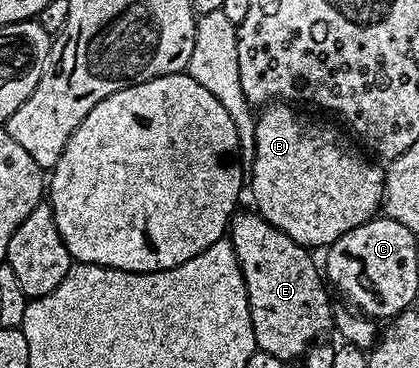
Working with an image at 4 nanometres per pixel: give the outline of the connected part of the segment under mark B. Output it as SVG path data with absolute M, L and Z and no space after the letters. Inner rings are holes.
M273 101L260 108L256 116L255 165L253 199L255 210L275 229L287 233L299 245L310 249L328 248L343 233L363 225L382 210L385 198L385 171L372 163L372 158L364 159L339 132L325 123L316 123L297 111L292 111L285 101Z

